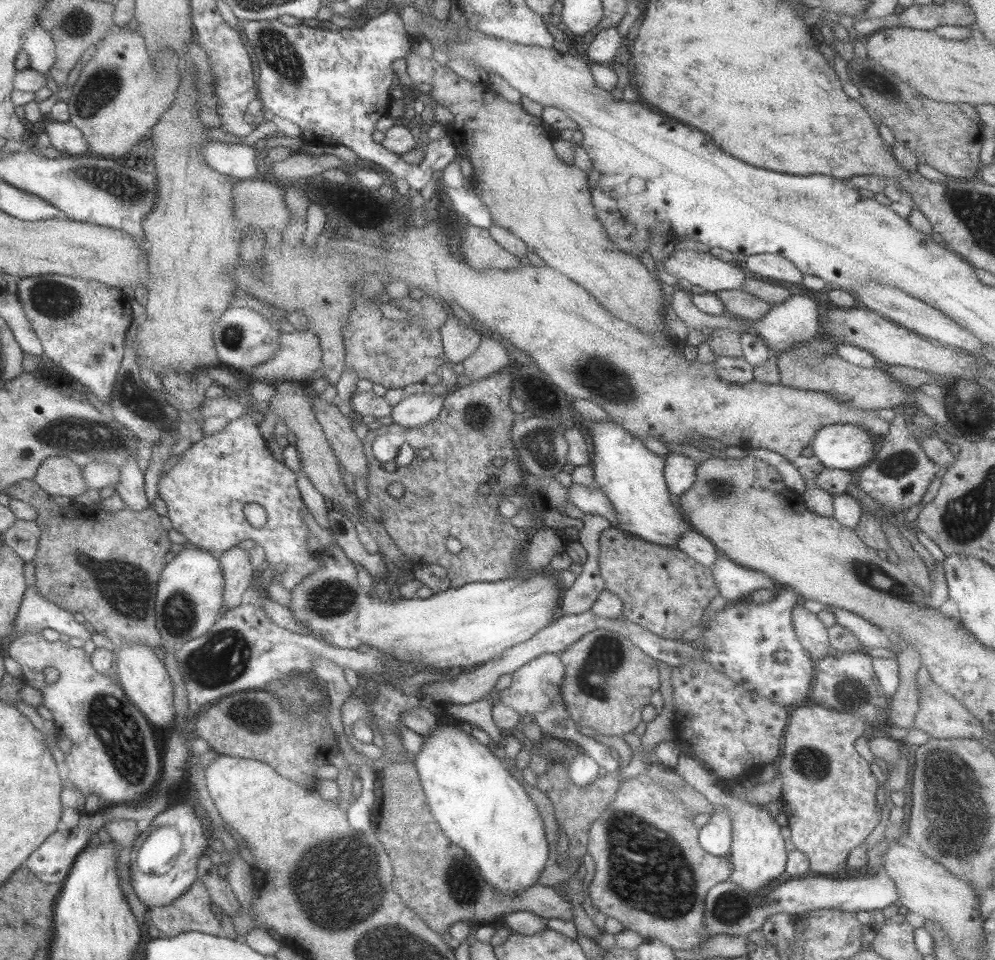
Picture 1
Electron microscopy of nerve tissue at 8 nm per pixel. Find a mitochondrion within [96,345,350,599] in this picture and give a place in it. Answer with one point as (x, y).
(133, 394)

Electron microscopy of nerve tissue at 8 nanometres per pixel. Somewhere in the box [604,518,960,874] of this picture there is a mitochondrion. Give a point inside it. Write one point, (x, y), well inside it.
(809, 761)

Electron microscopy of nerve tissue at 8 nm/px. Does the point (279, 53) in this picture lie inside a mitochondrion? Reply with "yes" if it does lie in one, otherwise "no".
yes

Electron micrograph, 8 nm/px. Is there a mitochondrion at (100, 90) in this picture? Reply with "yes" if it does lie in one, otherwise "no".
yes

